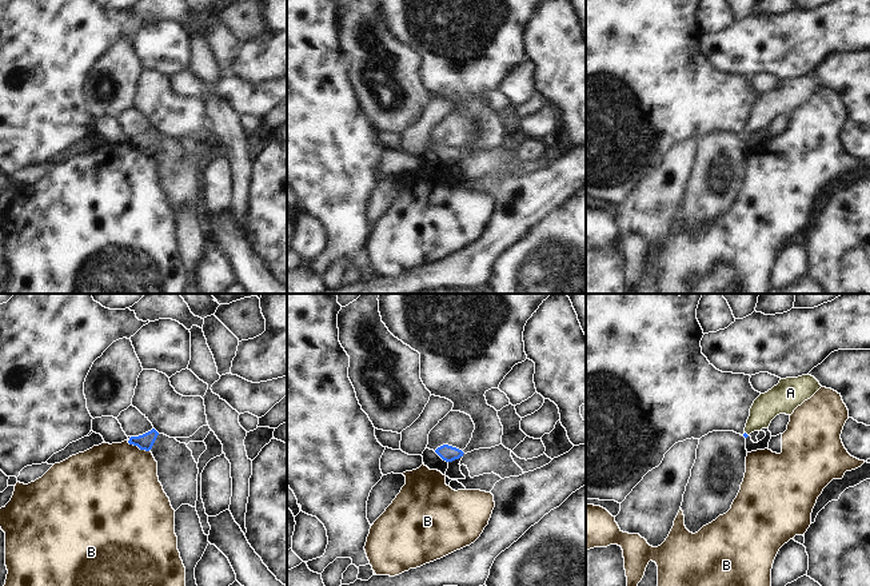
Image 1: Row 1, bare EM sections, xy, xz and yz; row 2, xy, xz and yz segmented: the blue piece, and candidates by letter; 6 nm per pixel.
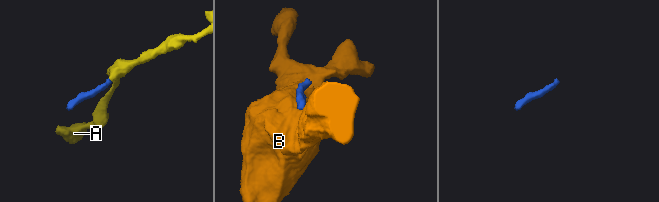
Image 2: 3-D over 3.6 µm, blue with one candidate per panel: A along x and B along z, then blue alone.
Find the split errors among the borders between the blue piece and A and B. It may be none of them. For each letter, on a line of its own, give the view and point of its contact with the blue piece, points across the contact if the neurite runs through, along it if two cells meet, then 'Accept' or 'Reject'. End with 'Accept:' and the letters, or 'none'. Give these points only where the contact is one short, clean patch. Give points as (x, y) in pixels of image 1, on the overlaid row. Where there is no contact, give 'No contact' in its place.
A: Touches blue at yz (746, 434). Path across: yz (745, 434), (746, 434), (766, 406). Accept
B: Touches blue at xy (139, 447). Reject
Accept: A.

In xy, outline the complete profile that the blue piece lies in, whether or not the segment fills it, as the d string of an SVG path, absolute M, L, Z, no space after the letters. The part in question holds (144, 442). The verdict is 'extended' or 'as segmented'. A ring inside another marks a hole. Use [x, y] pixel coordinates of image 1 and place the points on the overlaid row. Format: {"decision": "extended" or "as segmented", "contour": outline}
{"decision": "as segmented", "contour": "M152 428L151 431L143 434L143 435L131 436L128 443L137 446L140 450L149 451L155 443L157 435L159 435L159 432L155 428Z"}

